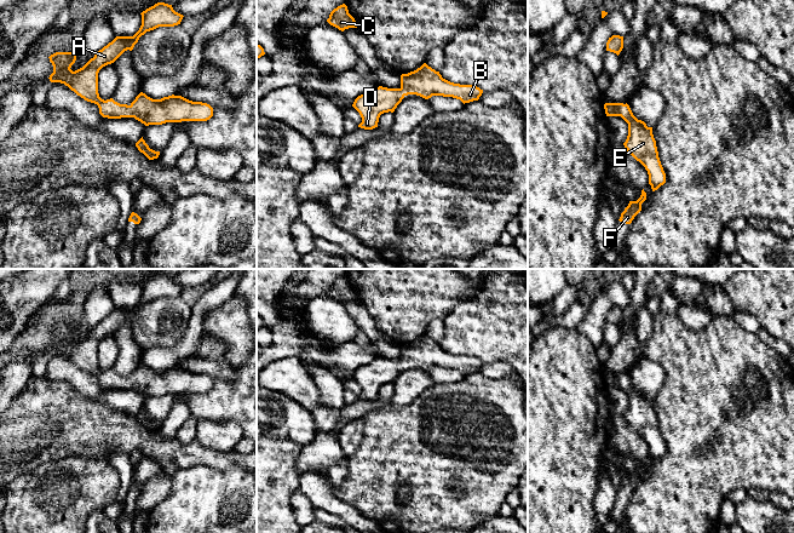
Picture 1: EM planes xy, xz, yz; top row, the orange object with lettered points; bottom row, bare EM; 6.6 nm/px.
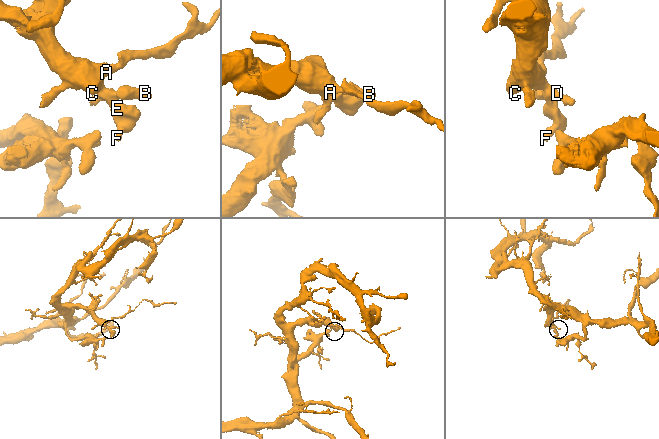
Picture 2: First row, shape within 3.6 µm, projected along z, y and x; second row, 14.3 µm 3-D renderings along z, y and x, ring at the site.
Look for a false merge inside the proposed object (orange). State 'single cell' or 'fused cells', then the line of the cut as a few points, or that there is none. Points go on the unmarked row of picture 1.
single cell; no cut

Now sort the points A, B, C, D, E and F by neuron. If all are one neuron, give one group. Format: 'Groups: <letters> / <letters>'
Groups: A B C D E F

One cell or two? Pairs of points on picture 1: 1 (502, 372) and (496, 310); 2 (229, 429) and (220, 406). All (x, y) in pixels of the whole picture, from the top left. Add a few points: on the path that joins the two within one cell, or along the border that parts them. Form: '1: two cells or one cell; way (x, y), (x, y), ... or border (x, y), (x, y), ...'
1: two cells; border (483, 362), (506, 361), (515, 370)
2: two cells; border (199, 418), (216, 422), (234, 422), (243, 435)

